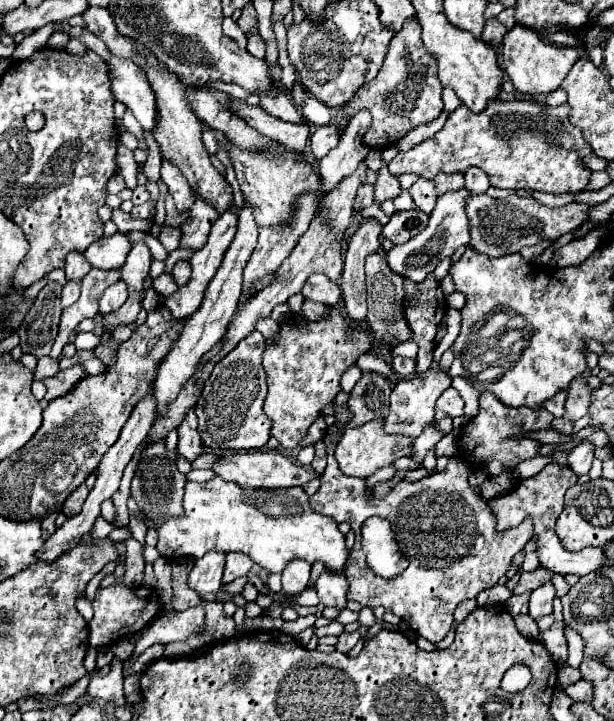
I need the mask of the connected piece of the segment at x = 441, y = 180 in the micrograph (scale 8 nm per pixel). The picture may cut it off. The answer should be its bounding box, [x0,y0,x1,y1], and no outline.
[434,173,464,195]

